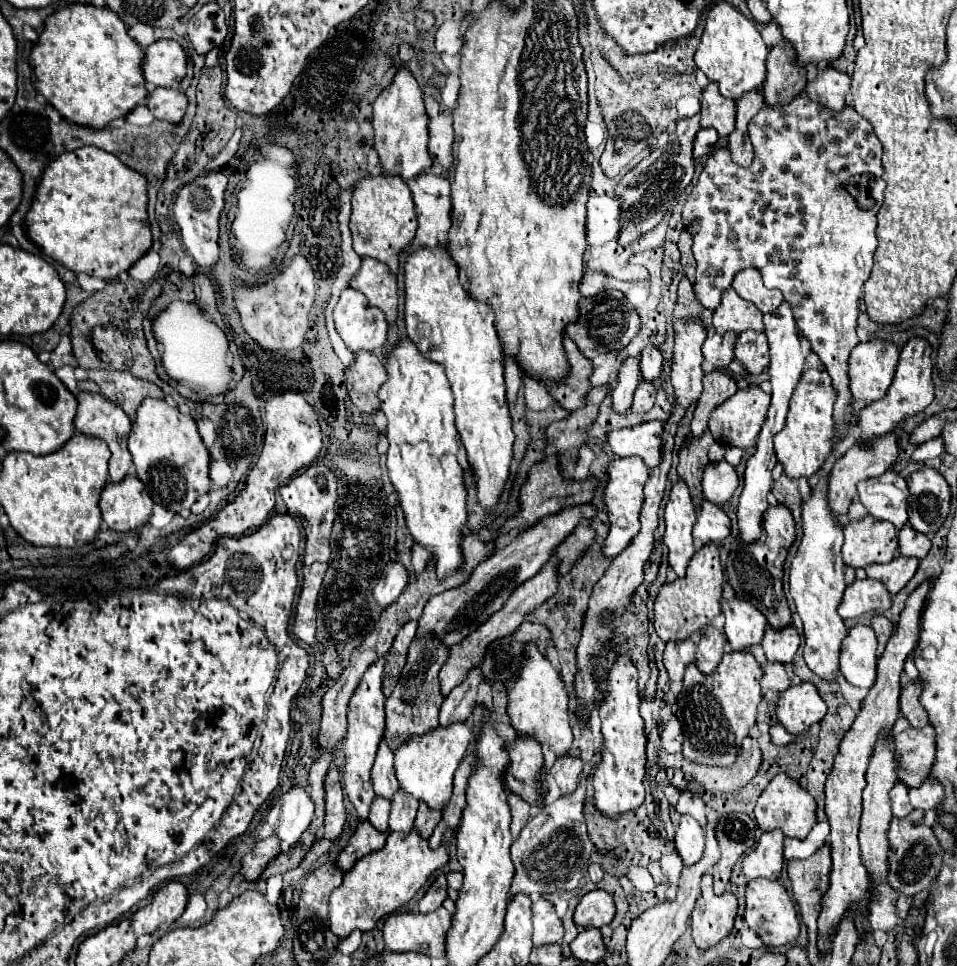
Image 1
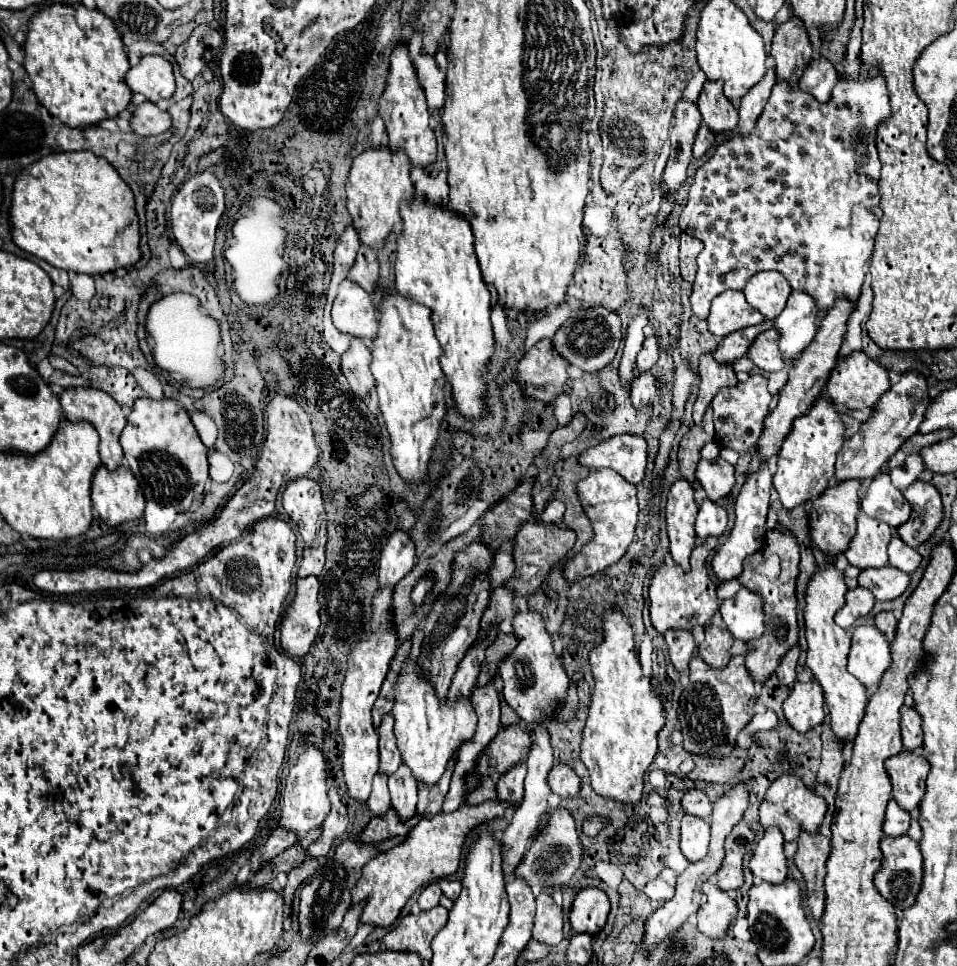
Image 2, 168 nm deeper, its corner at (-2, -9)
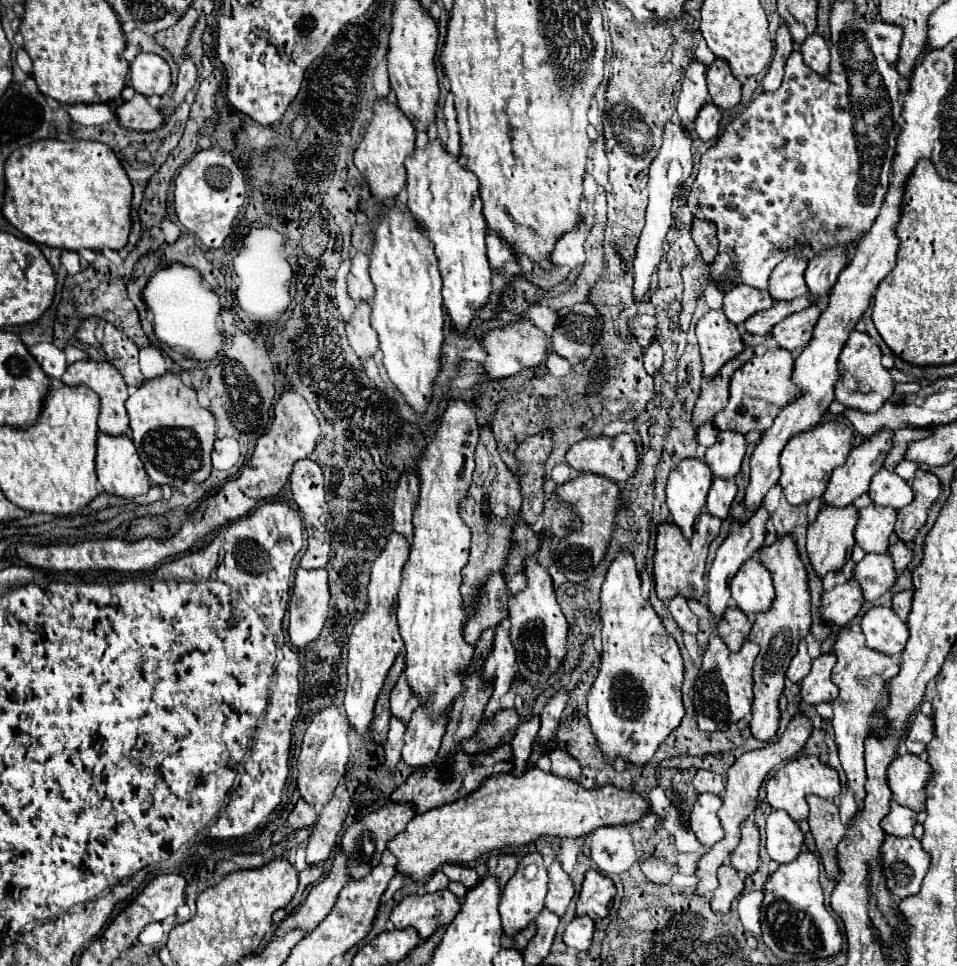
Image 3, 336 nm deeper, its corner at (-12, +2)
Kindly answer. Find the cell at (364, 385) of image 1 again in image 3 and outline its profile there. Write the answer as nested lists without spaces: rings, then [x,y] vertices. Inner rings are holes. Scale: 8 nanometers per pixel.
[[[357,302],[355,310],[351,314],[351,320],[345,326],[349,344],[357,352],[359,358],[373,356],[375,350],[379,348],[377,332],[371,328],[369,316],[371,316],[371,306],[367,302]]]

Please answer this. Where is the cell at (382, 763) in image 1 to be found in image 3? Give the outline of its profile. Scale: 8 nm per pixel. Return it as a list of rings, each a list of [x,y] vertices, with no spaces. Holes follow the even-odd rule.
[[[405,672],[399,676],[395,688],[391,690],[391,712],[401,718],[405,724],[411,718],[411,712],[419,706],[417,698],[413,698],[413,690],[409,690],[409,682],[405,682]]]

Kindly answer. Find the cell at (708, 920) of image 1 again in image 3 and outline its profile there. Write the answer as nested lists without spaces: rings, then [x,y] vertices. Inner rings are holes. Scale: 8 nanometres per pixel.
[[[729,864],[721,866],[717,876],[719,876],[719,886],[713,892],[711,908],[717,914],[727,914],[729,908],[731,908],[731,902],[743,892],[743,880],[739,878],[737,870],[733,866],[729,866]]]

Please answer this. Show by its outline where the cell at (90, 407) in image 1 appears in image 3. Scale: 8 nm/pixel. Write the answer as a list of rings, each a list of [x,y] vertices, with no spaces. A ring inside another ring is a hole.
[[[79,360],[67,366],[63,378],[61,378],[67,386],[77,386],[77,384],[87,384],[91,390],[97,392],[99,400],[101,400],[101,408],[99,408],[99,430],[107,432],[107,434],[125,434],[127,426],[129,426],[129,418],[127,418],[127,410],[125,410],[125,400],[127,400],[127,384],[123,382],[123,376],[117,372],[117,368],[107,362],[107,360]]]

